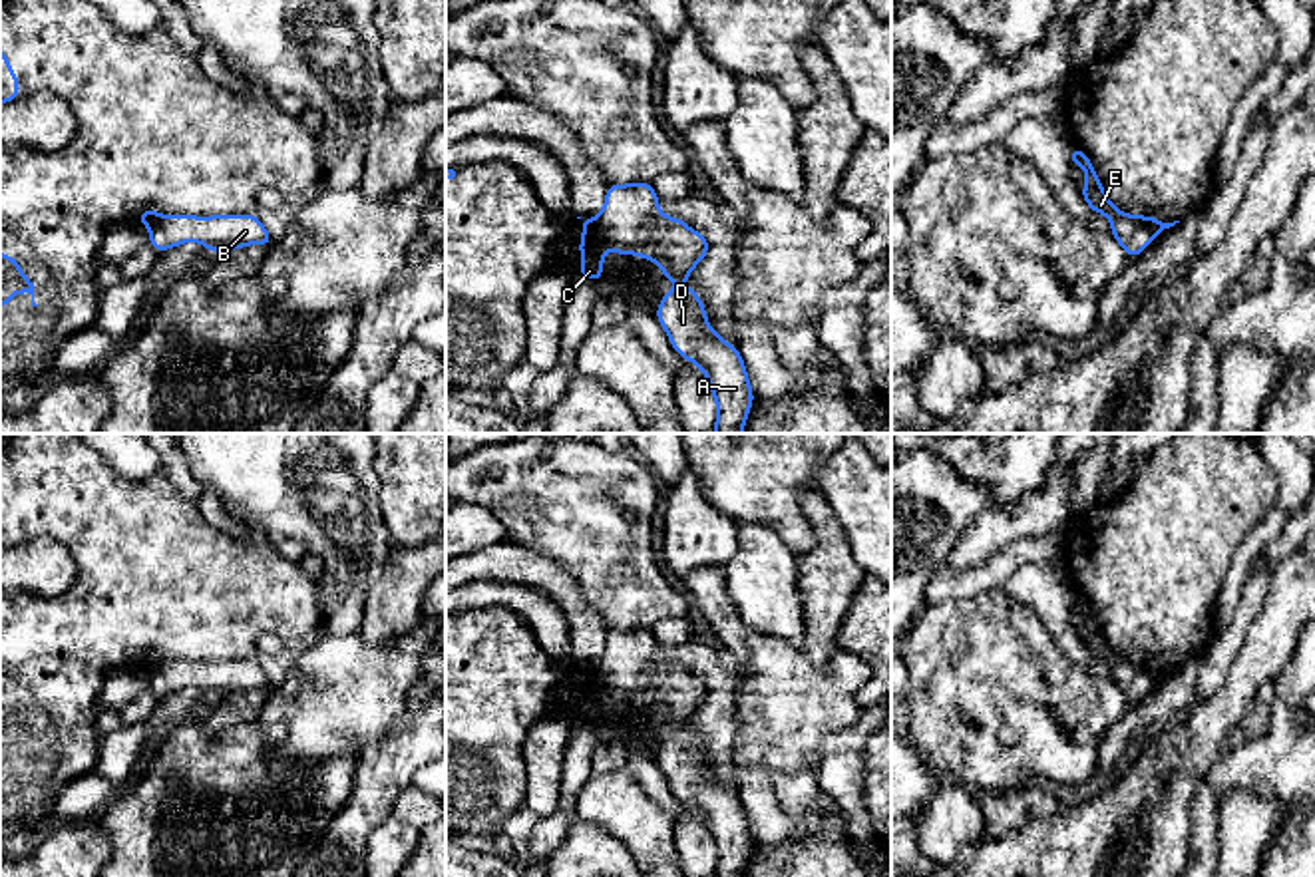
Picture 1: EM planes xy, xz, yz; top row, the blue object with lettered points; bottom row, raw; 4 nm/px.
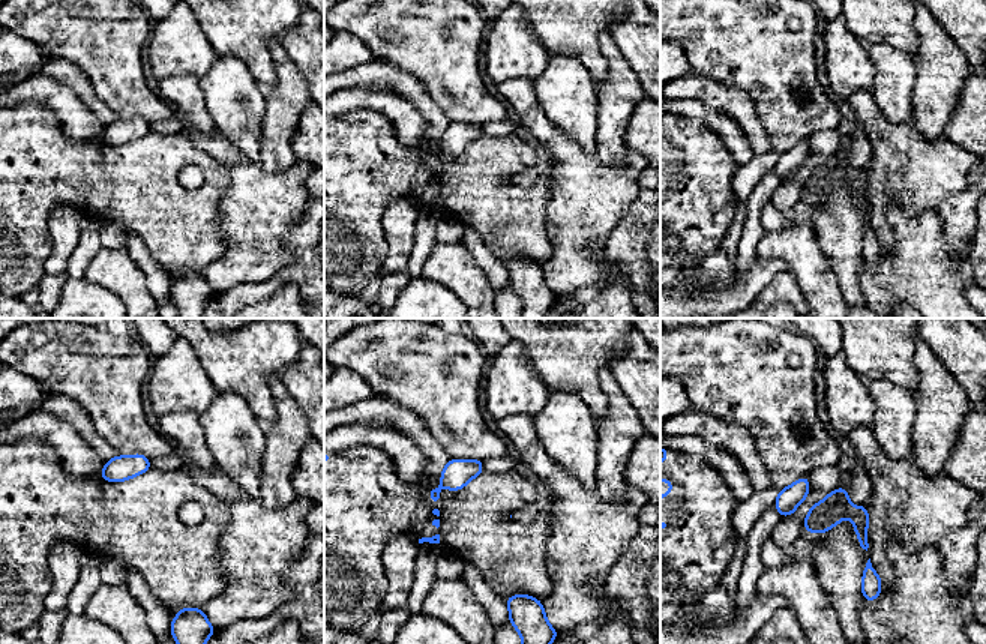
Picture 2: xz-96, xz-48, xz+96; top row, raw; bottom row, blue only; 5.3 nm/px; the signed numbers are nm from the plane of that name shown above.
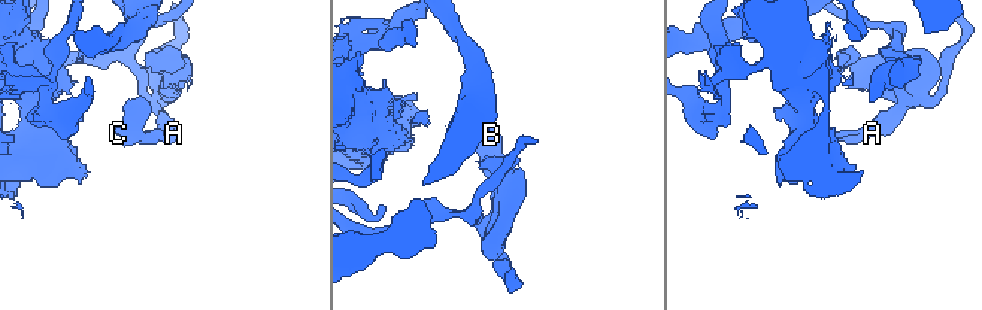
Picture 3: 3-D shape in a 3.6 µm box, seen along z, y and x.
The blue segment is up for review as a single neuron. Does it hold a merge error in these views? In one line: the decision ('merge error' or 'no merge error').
merge error

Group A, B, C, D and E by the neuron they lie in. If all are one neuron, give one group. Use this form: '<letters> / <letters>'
A B D E / C

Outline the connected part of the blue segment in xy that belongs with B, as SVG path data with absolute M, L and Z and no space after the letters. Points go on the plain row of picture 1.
M165 660L149 672L149 686L157 698L197 686L213 698L227 698L247 690L269 690L273 684L255 660Z

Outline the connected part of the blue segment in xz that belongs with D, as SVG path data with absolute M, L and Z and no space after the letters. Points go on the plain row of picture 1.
M651 628L609 630L595 666L611 696L655 706L666 724L678 728L662 742L657 764L672 793L708 825L718 851L712 877L742 877L754 847L744 805L708 772L698 740L682 730L706 702L706 682L680 664L660 660Z

